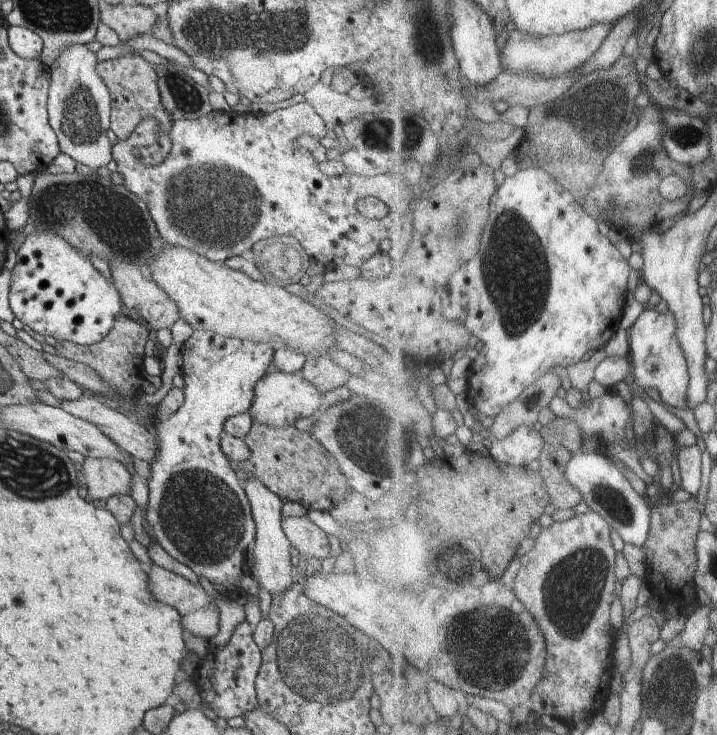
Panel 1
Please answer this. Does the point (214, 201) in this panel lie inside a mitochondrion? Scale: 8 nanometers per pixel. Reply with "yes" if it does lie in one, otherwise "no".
yes

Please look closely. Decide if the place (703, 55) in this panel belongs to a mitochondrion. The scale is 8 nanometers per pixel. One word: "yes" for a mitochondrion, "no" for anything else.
yes

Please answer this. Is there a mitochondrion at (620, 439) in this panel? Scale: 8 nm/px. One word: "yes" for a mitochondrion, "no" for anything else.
no

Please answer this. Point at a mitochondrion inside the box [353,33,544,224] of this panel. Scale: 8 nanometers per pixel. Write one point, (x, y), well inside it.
(381, 135)

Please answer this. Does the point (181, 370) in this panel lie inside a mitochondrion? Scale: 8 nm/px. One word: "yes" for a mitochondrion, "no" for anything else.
no

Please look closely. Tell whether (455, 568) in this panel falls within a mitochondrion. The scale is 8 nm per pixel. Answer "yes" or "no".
yes

